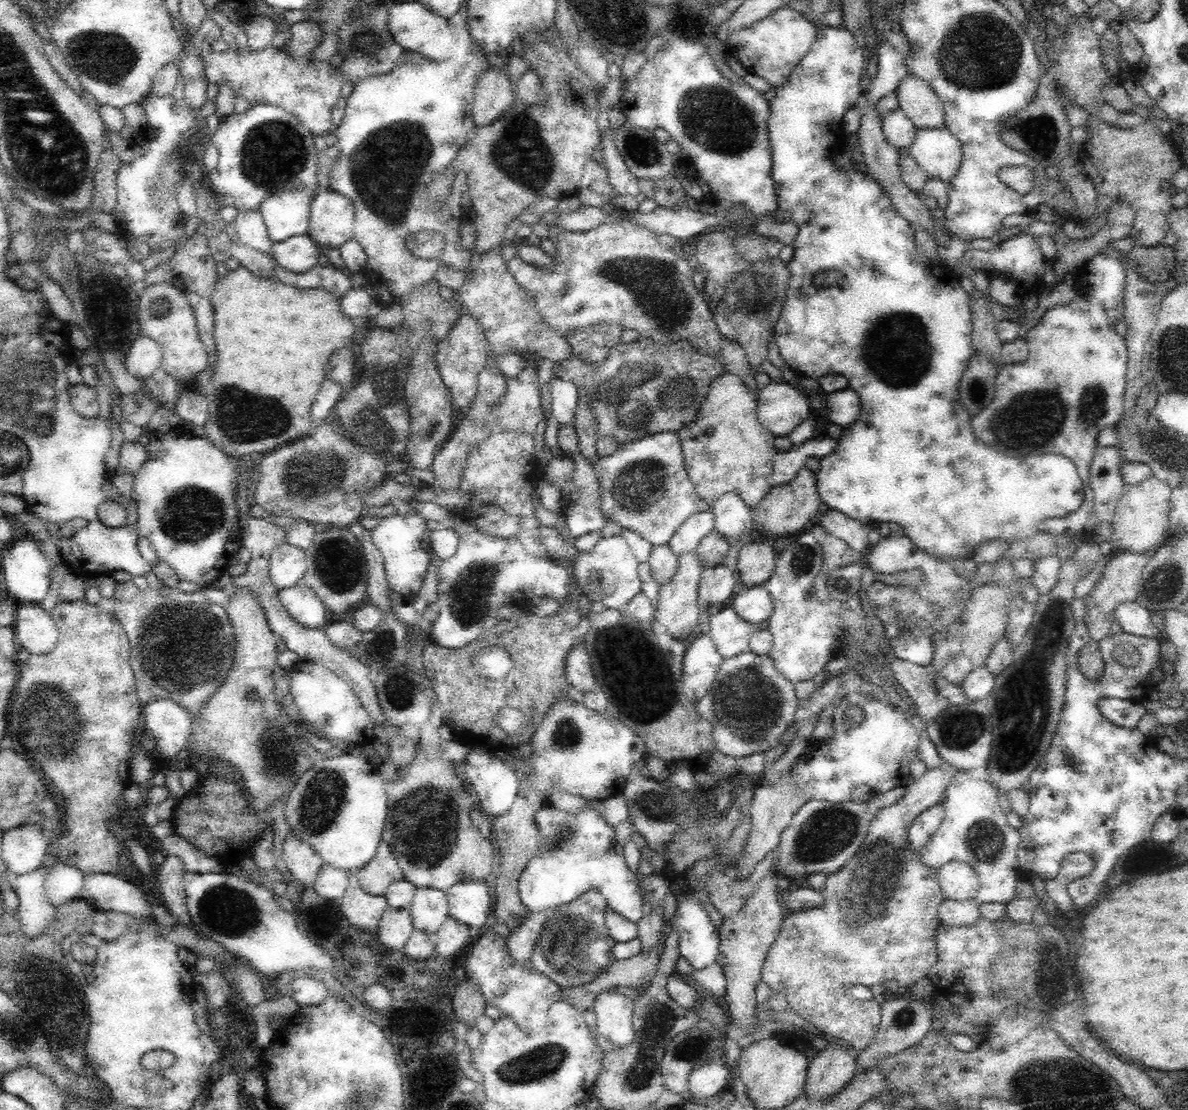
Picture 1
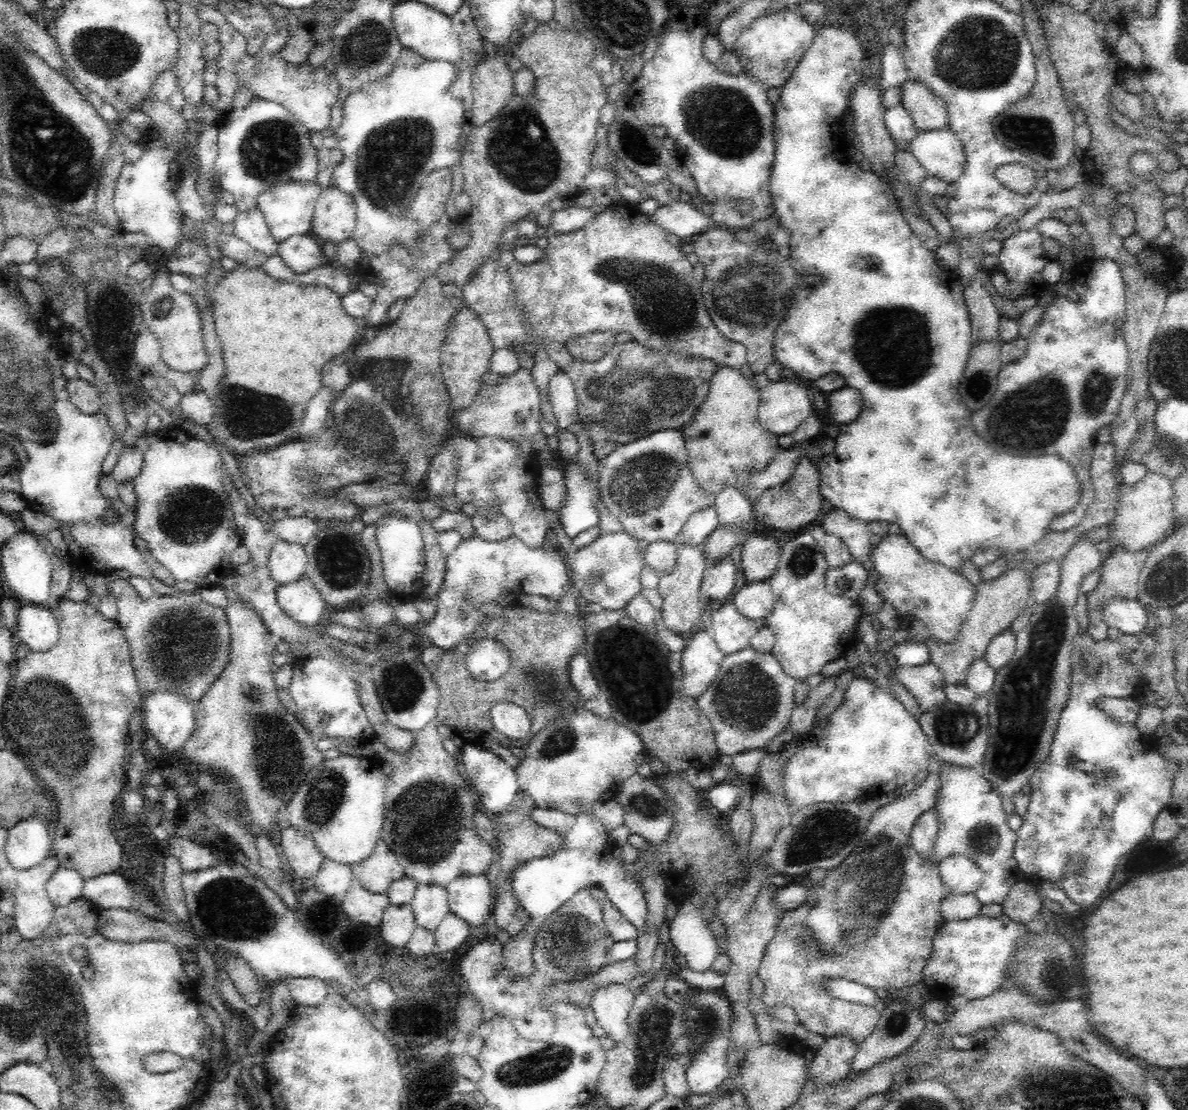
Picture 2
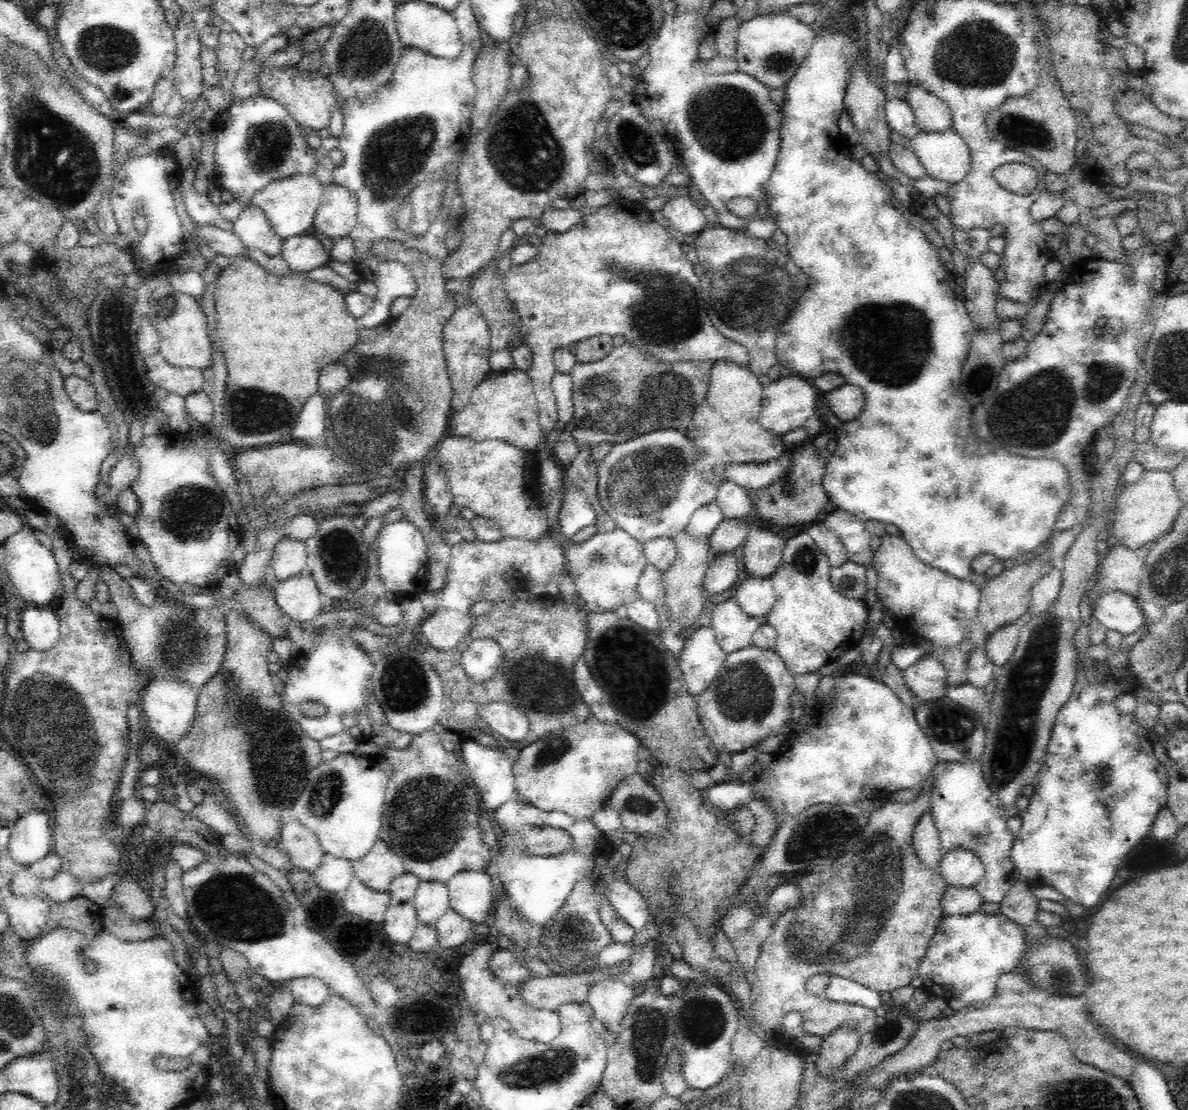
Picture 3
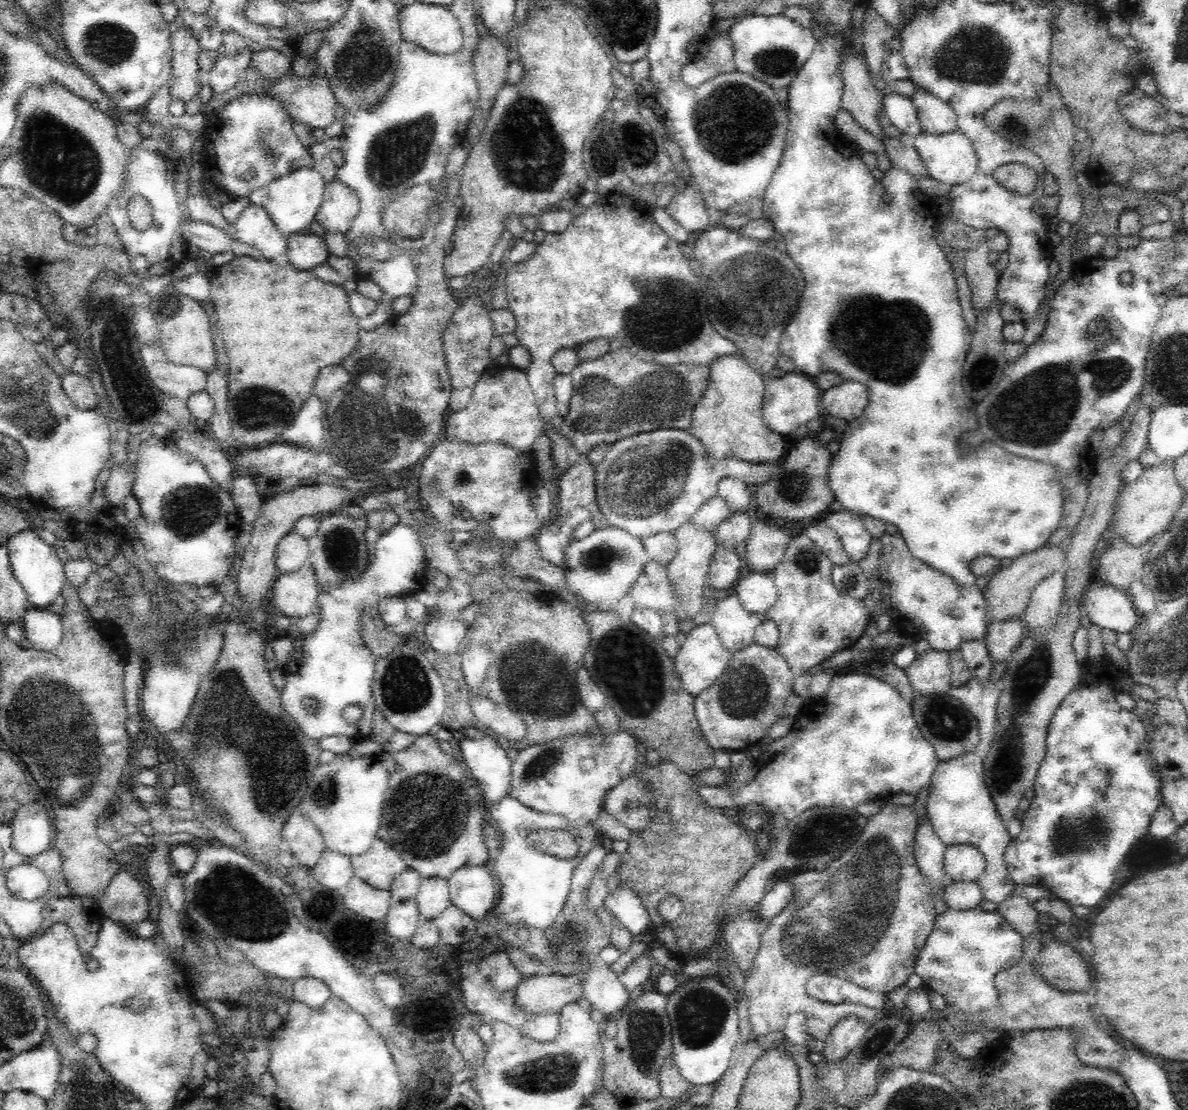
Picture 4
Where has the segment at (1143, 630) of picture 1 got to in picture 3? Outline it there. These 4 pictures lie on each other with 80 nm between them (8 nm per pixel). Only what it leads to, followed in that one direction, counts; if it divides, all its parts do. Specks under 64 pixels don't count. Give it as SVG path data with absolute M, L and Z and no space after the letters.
M1110 591L1098 597L1091 607L1092 618L1108 630L1117 630L1123 636L1132 634L1145 624L1141 604L1136 597L1120 591Z

